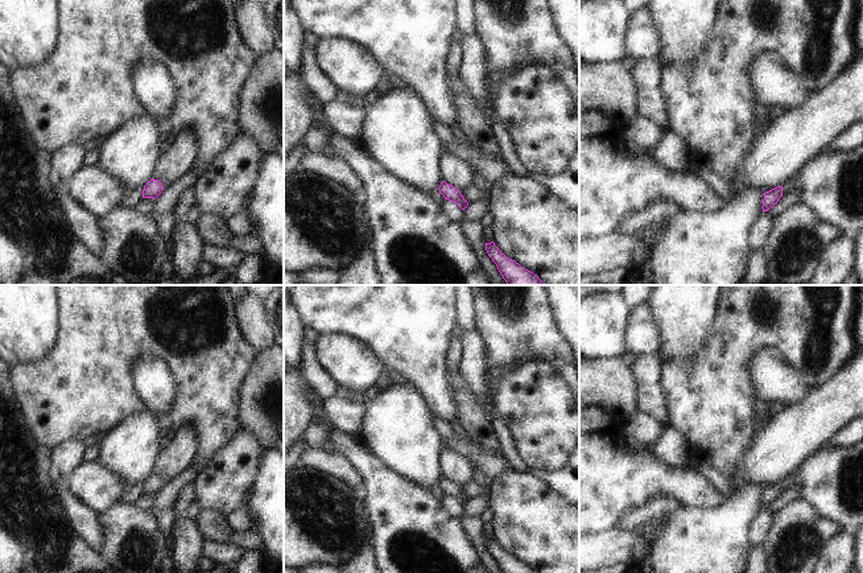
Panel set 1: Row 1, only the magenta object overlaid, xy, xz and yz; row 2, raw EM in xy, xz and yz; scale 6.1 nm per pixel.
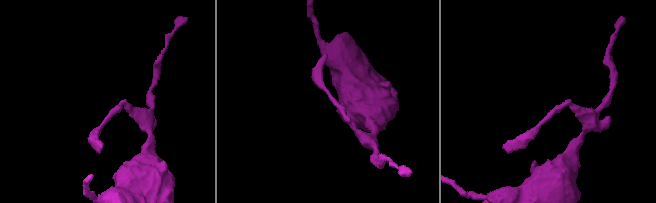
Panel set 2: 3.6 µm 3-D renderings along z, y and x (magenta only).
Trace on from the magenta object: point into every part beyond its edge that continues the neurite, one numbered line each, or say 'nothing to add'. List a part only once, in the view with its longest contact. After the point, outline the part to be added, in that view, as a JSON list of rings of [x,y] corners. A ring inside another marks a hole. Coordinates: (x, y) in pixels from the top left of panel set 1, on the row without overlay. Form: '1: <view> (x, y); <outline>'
nothing to add

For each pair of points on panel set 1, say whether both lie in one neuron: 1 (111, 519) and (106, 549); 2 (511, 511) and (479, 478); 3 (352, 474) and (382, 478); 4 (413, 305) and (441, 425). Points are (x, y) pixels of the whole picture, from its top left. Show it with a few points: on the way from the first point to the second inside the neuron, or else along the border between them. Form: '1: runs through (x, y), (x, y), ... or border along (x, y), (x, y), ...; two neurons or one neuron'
1: runs through (111, 527), (111, 541); one neuron
2: border along (491, 481), (487, 507); two neurons
3: border along (338, 453), (359, 474), (362, 479), (360, 490); two neurons
4: border along (432, 412), (449, 423); two neurons

